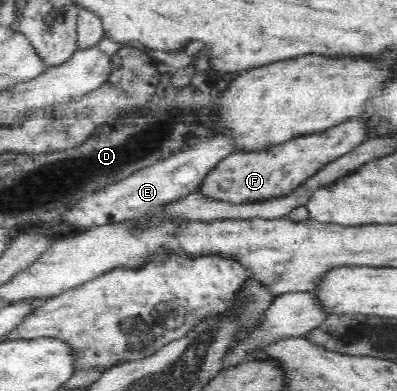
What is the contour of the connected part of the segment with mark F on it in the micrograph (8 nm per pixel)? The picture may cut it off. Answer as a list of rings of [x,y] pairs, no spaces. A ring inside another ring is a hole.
[[[351,119],[336,127],[322,132],[292,140],[273,147],[271,150],[255,155],[232,153],[222,159],[208,173],[198,186],[198,195],[202,199],[219,203],[230,203],[232,206],[255,205],[267,203],[273,199],[285,199],[299,190],[309,179],[319,174],[343,155],[350,154],[361,143],[367,140],[365,124]]]

